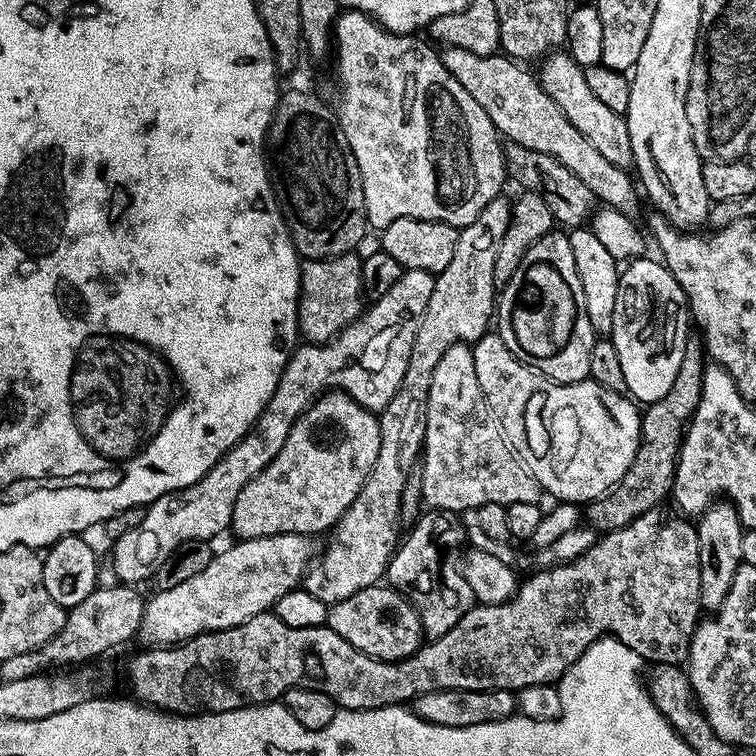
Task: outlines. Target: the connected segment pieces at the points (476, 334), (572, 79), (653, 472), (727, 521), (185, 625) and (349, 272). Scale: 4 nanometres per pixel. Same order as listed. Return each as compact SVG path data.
M504 198L490 201L465 228L459 229L458 246L454 246L454 258L450 258L450 266L436 276L434 294L430 294L430 302L426 306L426 314L418 326L418 334L414 338L414 346L410 350L410 362L406 366L406 374L402 374L402 386L390 398L384 411L379 413L380 449L374 462L372 472L366 478L362 490L354 498L354 502L344 511L342 518L336 523L331 533L332 541L328 544L328 553L324 556L324 592L319 593L320 601L329 606L338 603L342 598L350 598L363 588L379 585L385 579L392 554L401 539L400 503L402 492L409 476L413 475L415 466L422 456L424 447L424 431L426 430L426 414L428 413L428 395L430 382L434 378L434 370L442 354L455 344L473 345L484 337L494 320L494 309L498 303L498 281L494 278L494 258L498 258L498 246L502 242L502 234L506 234L506 226L512 213L511 203Z
M556 50L543 57L539 65L538 79L541 87L561 108L566 116L586 136L592 140L595 149L612 162L614 166L623 169L631 169L632 151L630 150L630 134L628 133L628 121L621 113L608 109L598 97L590 90L584 77L584 69L567 51Z
M696 334L689 335L682 362L678 366L678 374L670 390L666 390L662 398L643 409L640 417L640 445L630 470L626 470L620 483L611 488L605 496L599 496L587 505L587 523L595 528L597 533L618 530L634 522L634 518L646 514L646 510L661 507L669 499L680 443L684 441L684 430L688 427L688 419L698 406L698 398L702 398L702 374L705 363L706 349L703 339Z
M731 502L711 504L695 521L698 534L698 594L700 606L705 613L715 614L726 602L726 594L730 594L730 582L734 582L734 574L744 563L742 558L742 538L746 531L740 522L736 507Z
M282 532L278 536L263 536L257 540L232 542L225 552L217 551L206 570L194 575L186 582L169 589L159 589L157 596L148 596L144 605L144 617L138 633L138 640L144 646L171 646L183 644L204 632L217 632L238 626L258 614L269 611L277 600L293 591L308 568L312 556L312 544L307 535L299 532Z
M355 251L326 260L305 259L300 266L299 335L313 344L326 344L360 317L366 307L362 260Z

